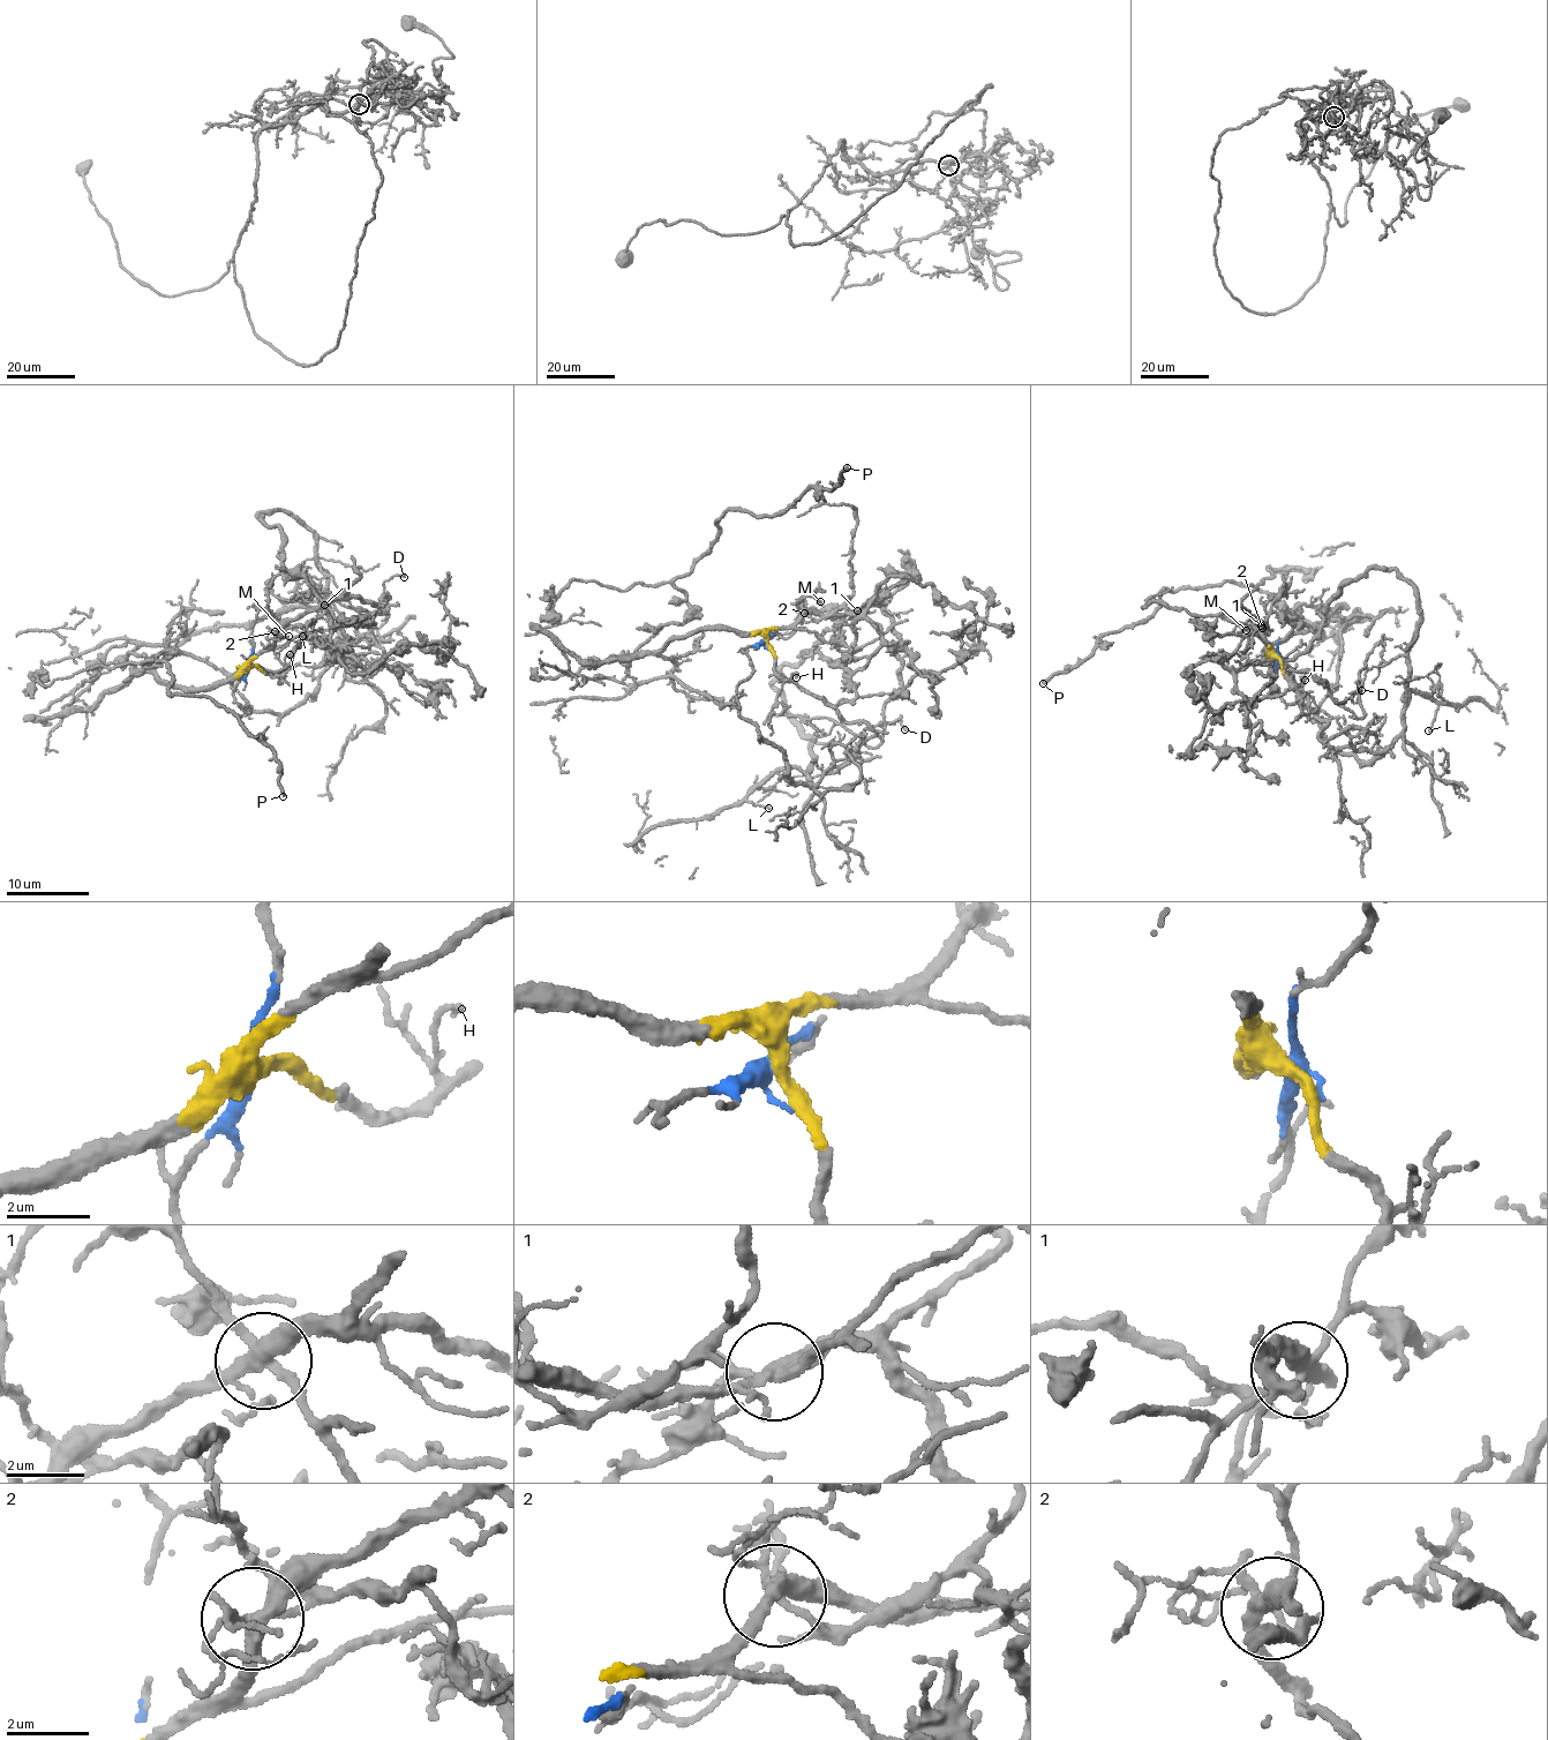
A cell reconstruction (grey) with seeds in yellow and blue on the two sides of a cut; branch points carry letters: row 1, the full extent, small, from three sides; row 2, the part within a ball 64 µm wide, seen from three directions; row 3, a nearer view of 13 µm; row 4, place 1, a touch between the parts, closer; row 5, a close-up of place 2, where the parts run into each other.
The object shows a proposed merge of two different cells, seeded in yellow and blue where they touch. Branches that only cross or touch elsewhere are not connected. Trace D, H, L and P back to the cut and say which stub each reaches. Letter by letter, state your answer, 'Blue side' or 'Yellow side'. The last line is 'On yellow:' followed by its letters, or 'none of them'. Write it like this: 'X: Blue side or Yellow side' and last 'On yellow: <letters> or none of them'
D: Yellow side
H: Yellow side
L: Blue side
P: Yellow side
On yellow: D, H, P

